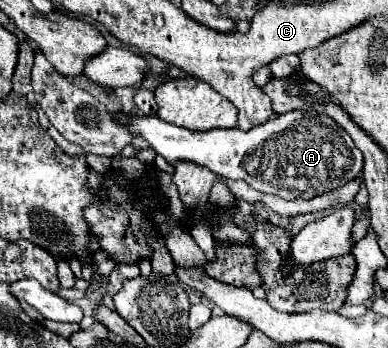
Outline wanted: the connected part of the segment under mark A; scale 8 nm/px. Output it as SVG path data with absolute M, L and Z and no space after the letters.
M313 108L275 114L265 124L247 132L239 128L193 132L163 122L157 116L131 116L125 112L117 112L113 116L123 124L123 128L127 128L127 132L131 132L133 140L147 140L147 144L169 164L175 160L195 162L211 168L211 172L223 178L245 180L261 194L273 194L283 200L321 196L359 178L363 172L363 154L349 134L327 114L315 112Z

